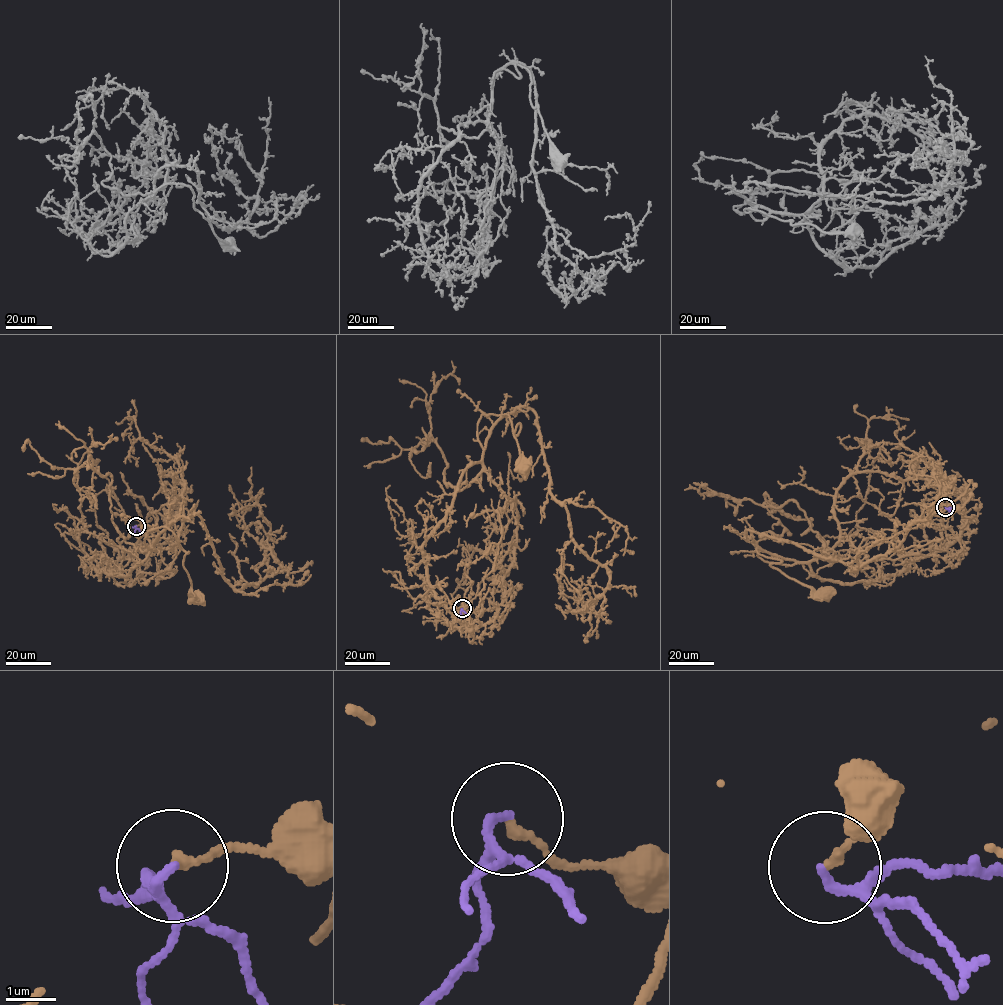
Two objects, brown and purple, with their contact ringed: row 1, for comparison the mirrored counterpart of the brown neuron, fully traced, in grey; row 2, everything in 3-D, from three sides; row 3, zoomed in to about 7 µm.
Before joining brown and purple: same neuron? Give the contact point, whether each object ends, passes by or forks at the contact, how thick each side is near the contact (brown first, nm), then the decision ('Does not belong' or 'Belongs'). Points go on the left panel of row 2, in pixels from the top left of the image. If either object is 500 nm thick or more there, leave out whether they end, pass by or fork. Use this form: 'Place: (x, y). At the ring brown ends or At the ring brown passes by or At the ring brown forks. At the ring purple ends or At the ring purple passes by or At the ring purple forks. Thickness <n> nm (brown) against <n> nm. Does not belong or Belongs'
Place: (136, 526). At the ring brown ends. At the ring purple passes by. Thickness 160 nm (brown) against 130 nm. Does not belong

